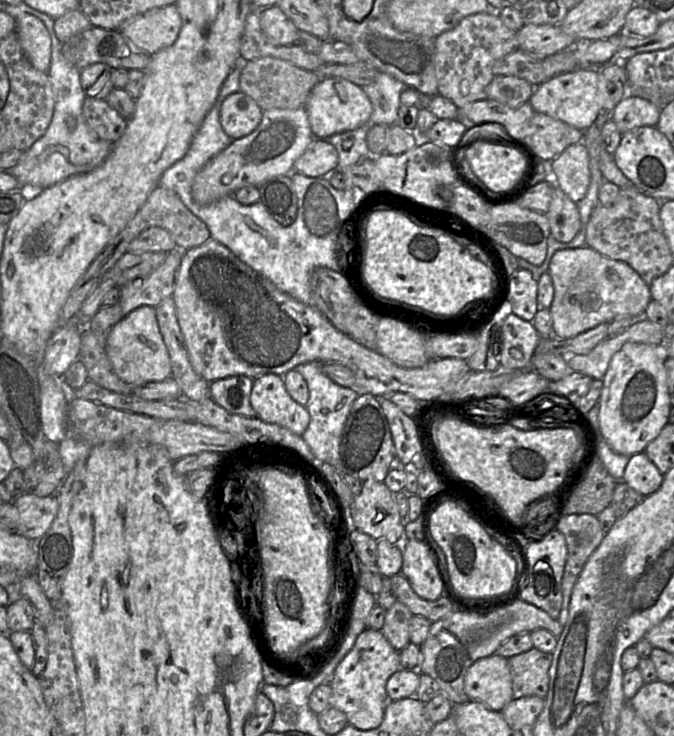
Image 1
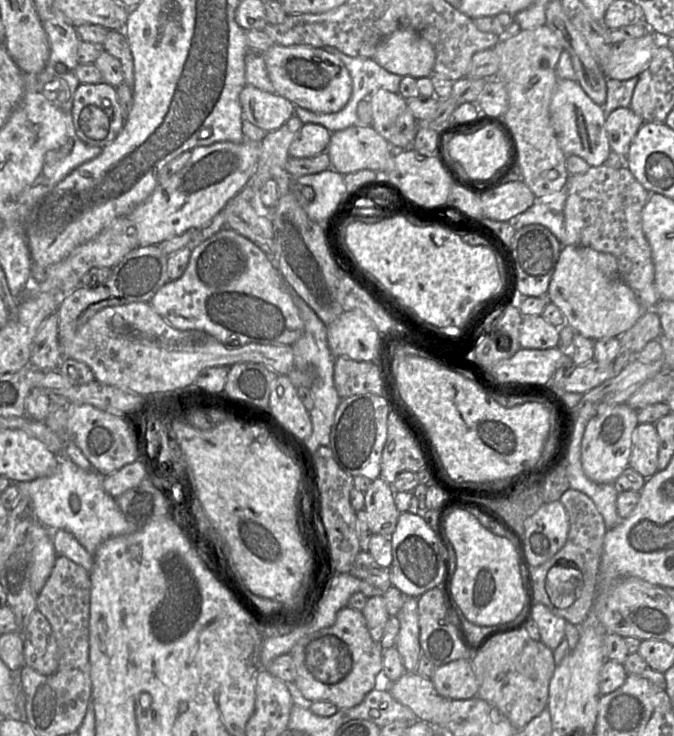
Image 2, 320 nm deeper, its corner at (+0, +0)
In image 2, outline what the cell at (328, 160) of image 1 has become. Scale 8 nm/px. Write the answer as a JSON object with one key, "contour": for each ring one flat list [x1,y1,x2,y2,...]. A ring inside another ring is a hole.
{"contour":[[304,124,289,147,289,157,309,158,326,152,330,138,331,132,325,127]]}

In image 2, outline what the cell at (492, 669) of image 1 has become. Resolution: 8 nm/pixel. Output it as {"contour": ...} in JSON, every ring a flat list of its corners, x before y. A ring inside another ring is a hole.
{"contour":[[458,659,436,667,431,682,445,699,466,700,477,696,478,682,471,659]]}

